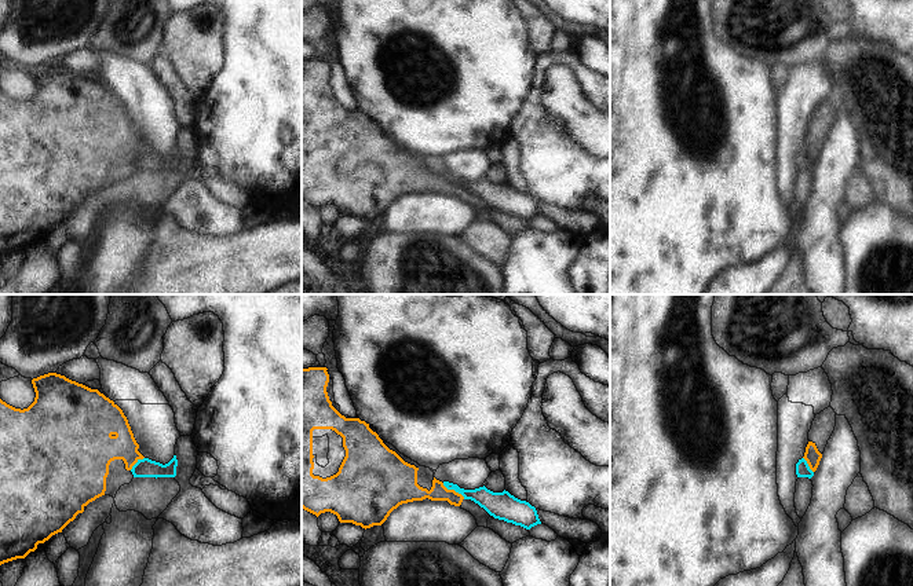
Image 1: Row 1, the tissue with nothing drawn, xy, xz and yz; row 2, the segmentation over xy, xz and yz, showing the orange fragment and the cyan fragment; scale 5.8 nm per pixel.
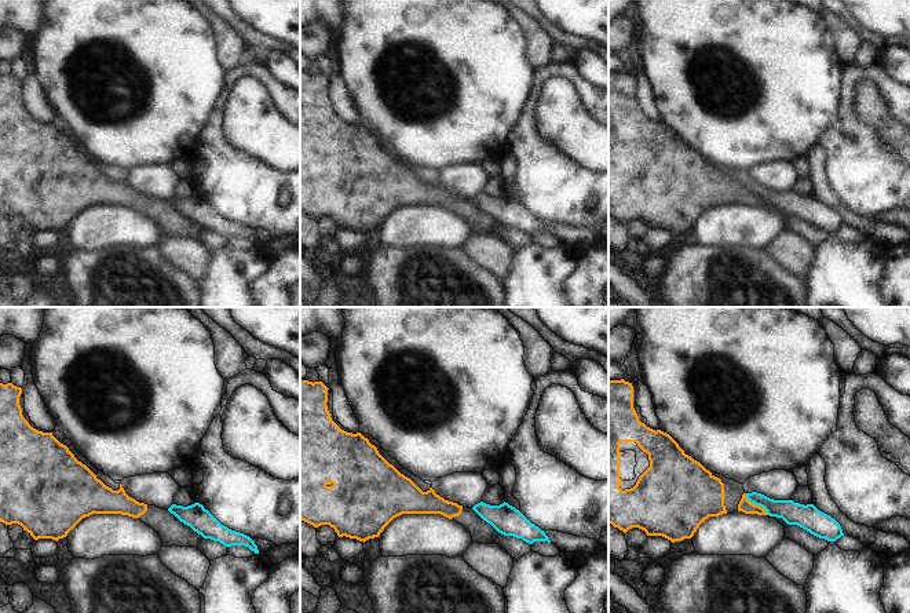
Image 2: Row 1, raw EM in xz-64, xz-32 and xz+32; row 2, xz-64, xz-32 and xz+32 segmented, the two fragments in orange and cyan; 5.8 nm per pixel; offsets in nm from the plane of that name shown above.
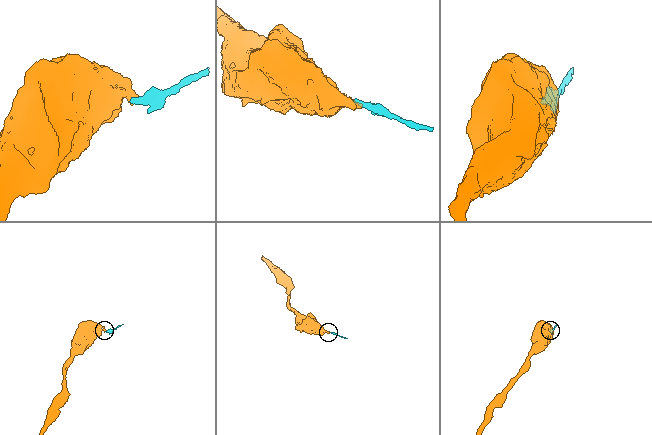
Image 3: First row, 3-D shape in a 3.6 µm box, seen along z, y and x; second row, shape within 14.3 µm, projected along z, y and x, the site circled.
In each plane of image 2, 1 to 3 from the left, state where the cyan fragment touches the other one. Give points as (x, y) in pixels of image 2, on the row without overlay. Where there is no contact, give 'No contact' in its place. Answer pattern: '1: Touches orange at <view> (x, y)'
1: No contact
2: No contact
3: Touches orange at xz+32 (755, 196)

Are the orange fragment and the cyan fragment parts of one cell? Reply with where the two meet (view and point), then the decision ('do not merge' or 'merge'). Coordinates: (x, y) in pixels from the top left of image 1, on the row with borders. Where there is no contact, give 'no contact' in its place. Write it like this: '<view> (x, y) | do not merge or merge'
xz (453, 490) | do not merge

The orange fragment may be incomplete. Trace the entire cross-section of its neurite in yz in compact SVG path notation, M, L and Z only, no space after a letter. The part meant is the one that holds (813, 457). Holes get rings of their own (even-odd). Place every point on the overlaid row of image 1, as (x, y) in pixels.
M832 407L825 409L815 415L808 432L808 444L806 447L804 459L812 472L817 470L828 440L836 426L836 413Z

